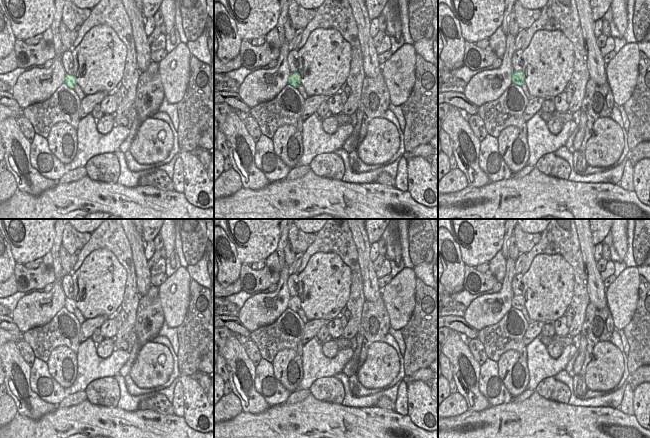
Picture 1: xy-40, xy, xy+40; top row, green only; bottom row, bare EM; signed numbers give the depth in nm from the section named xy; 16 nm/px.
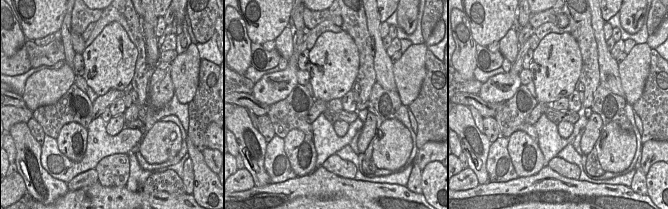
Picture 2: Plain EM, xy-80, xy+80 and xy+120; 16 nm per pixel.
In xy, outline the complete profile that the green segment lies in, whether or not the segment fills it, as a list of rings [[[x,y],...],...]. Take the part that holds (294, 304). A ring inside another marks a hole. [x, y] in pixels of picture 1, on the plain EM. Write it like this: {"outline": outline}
{"outline": [[[298,296],[291,297],[288,303],[288,308],[293,310],[294,312],[298,312],[301,309],[300,298]]]}

